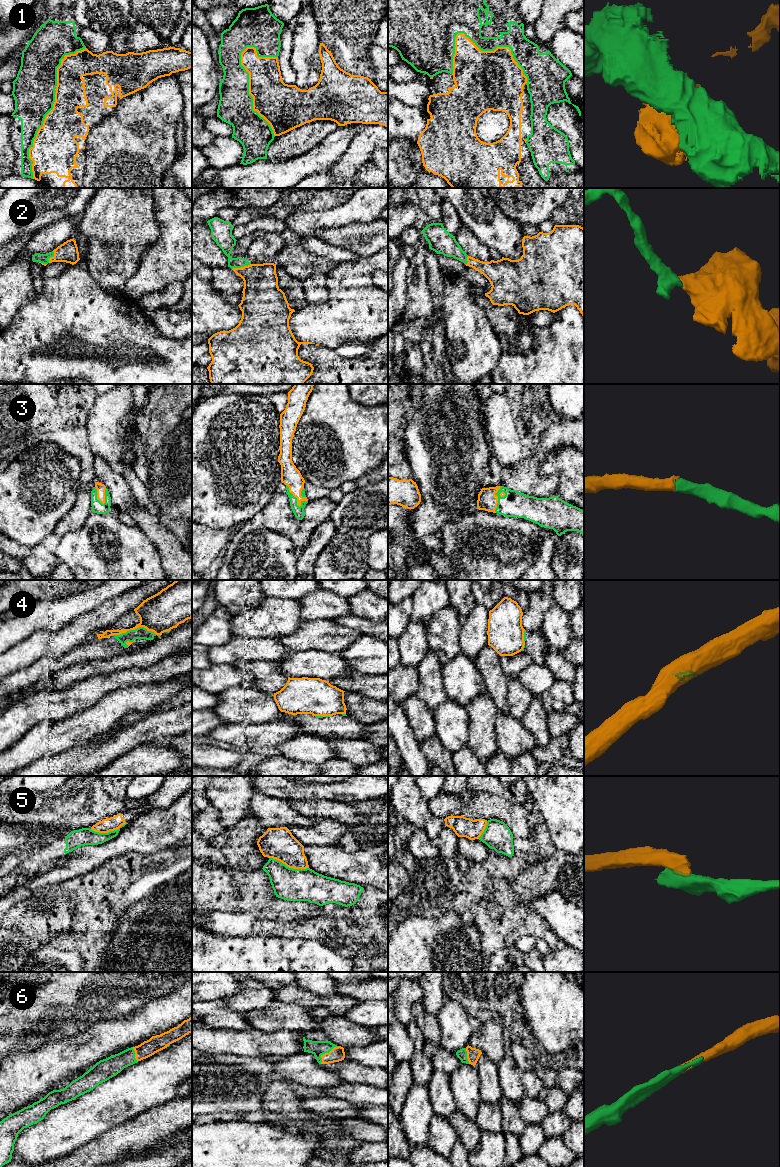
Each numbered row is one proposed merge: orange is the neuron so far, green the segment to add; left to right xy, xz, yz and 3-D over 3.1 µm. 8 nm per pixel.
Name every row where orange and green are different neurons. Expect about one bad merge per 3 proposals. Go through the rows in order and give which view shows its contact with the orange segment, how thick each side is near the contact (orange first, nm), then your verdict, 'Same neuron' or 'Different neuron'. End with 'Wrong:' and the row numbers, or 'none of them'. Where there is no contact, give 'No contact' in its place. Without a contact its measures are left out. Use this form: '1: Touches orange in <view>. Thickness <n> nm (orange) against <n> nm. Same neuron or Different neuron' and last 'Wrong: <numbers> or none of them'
1: Touches orange in xy. Thickness 300 nm (orange) against 340 nm. Same neuron
2: Touches orange in xz. Thickness 280 nm (orange) against 140 nm. Same neuron
3: Touches orange in yz. Thickness 160 nm (orange) against 200 nm. Same neuron
4: Touches orange in xy. Thickness 300 nm (orange) against 100 nm. Different neuron
5: Touches orange in xz. Thickness 260 nm (orange) against 260 nm. Different neuron
6: Touches orange in xz. Thickness 120 nm (orange) against 120 nm. Same neuron
Wrong: 4, 5

